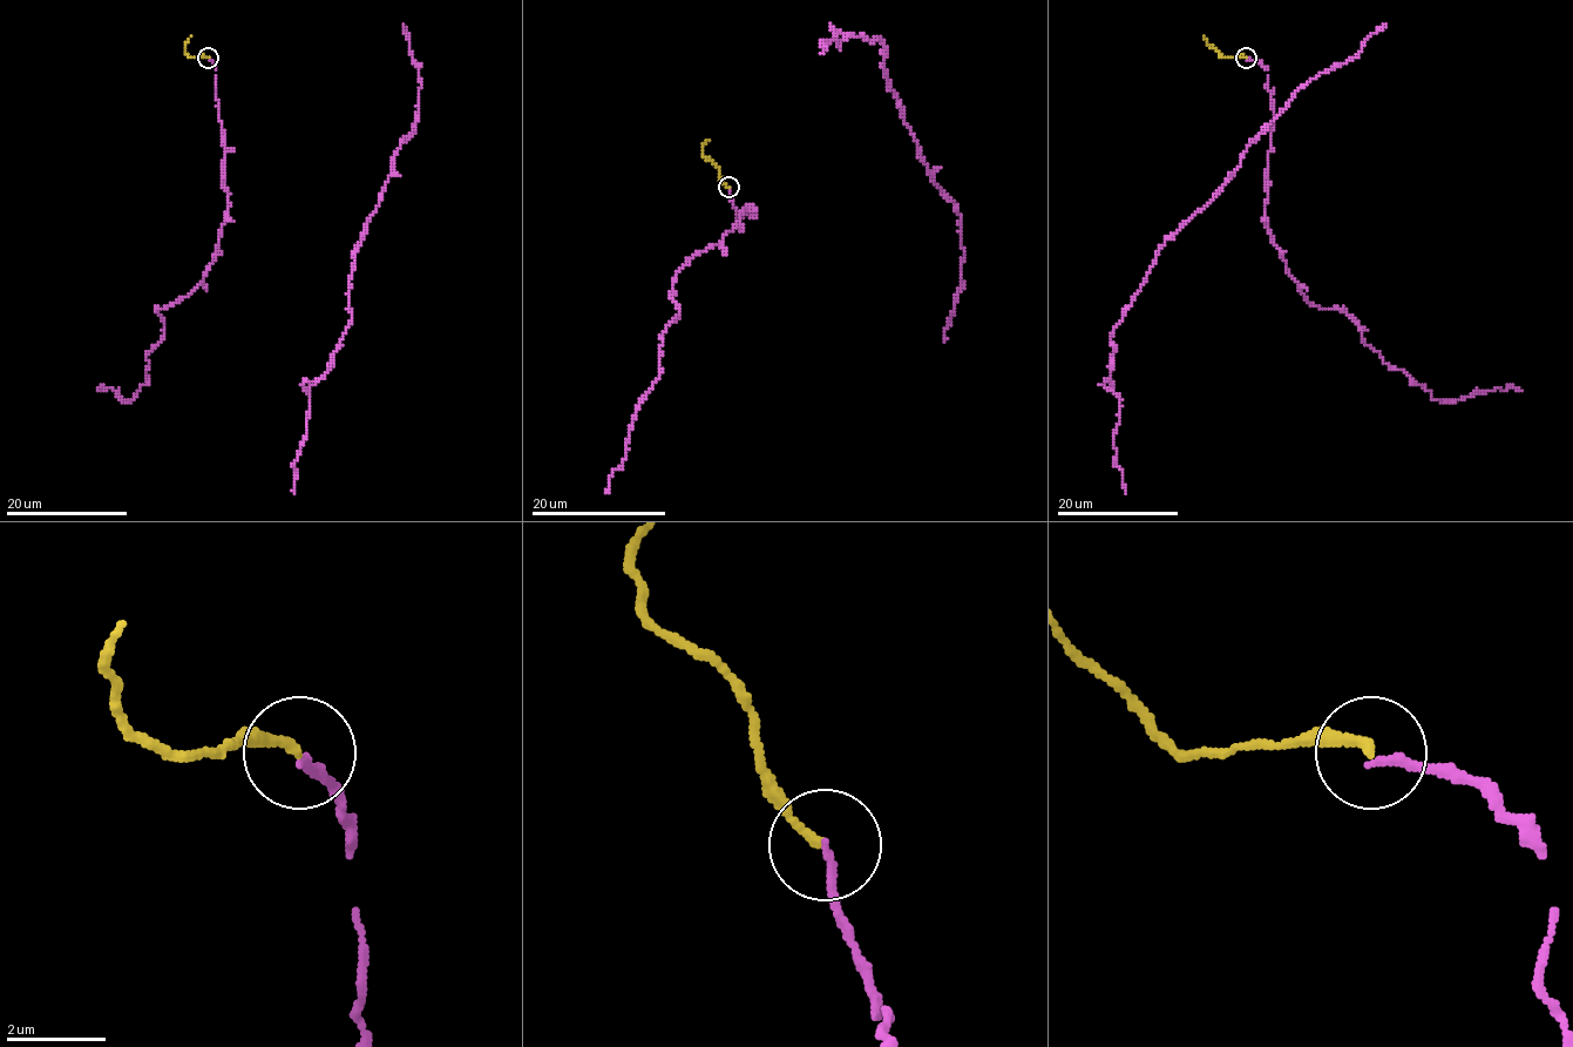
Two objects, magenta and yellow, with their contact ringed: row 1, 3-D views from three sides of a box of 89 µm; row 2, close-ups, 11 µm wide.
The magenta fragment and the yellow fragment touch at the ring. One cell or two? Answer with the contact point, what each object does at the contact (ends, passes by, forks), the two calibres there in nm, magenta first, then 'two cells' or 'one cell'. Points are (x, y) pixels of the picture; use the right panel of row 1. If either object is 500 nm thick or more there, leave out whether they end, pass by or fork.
place (1246, 58); magenta ends; yellow ends; calibres 170 and 180 nm; one cell

